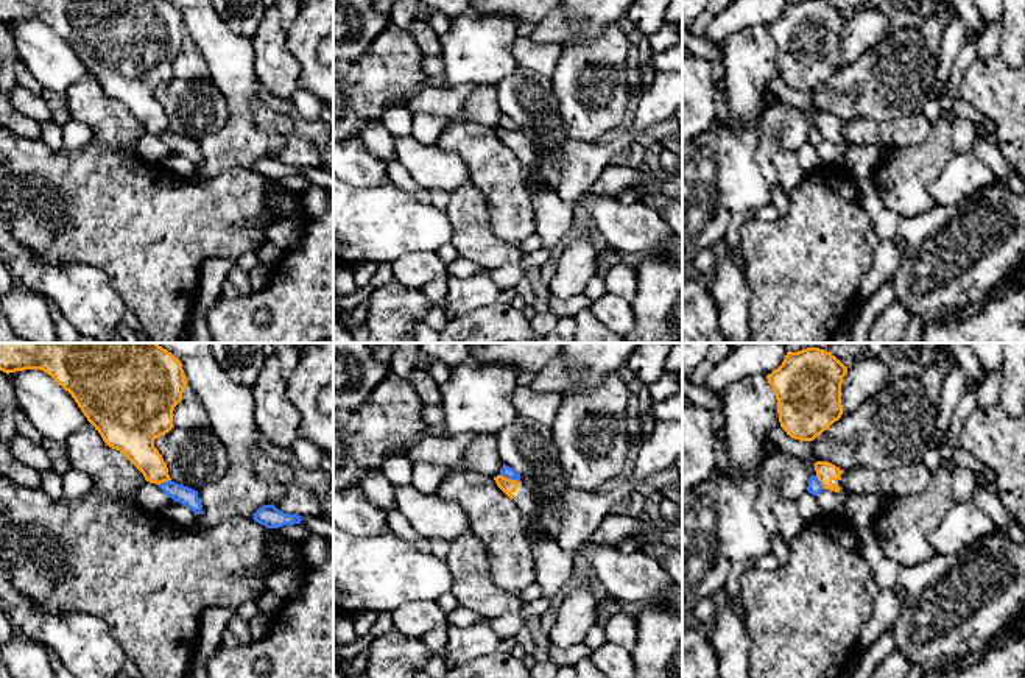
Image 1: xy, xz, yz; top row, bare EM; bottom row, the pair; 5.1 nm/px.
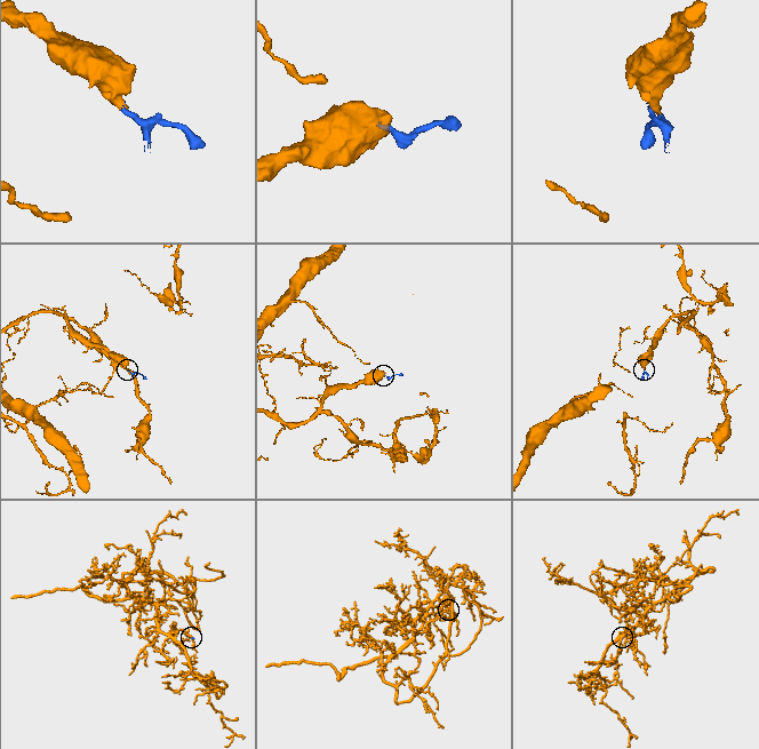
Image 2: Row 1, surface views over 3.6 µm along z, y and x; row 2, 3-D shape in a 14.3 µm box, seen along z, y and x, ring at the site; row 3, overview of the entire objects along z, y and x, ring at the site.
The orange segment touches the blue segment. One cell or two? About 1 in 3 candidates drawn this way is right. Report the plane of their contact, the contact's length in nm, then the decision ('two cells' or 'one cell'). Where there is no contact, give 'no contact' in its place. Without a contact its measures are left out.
xz | 120 nm | two cells

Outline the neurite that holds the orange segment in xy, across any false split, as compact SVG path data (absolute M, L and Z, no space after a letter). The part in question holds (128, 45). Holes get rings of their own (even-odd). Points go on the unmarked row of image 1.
M0 0L0 22L9 25L25 20L41 20L69 42L103 92L120 101L146 132L160 136L171 131L167 114L154 98L154 90L174 78L173 61L182 51L187 37L182 14L171 3L167 0Z

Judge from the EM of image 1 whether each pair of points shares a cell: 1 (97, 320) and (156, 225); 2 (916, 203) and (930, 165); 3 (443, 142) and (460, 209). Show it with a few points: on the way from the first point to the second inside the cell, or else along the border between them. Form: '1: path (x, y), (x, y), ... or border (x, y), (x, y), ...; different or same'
1: border (89, 264), (105, 273), (109, 286), (126, 309); different
2: path (916, 194), (916, 180), (921, 175); same
3: path (463, 148), (477, 162), (477, 189); same

